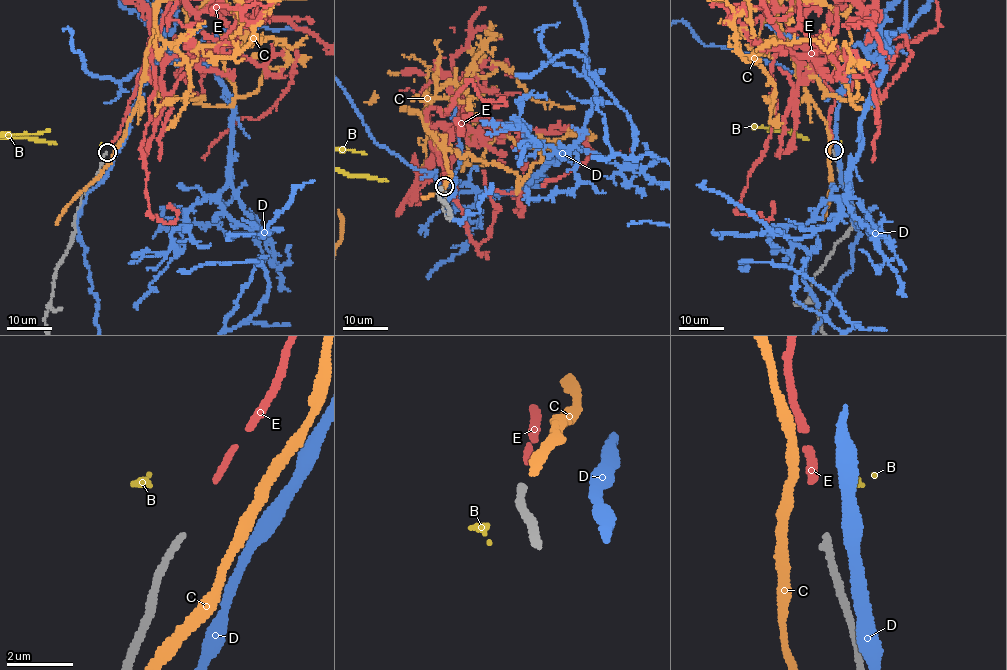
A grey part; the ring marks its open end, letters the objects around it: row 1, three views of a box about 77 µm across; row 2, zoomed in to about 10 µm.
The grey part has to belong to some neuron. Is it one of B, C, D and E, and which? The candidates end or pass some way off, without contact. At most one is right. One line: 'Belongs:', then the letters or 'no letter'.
Belongs: E

